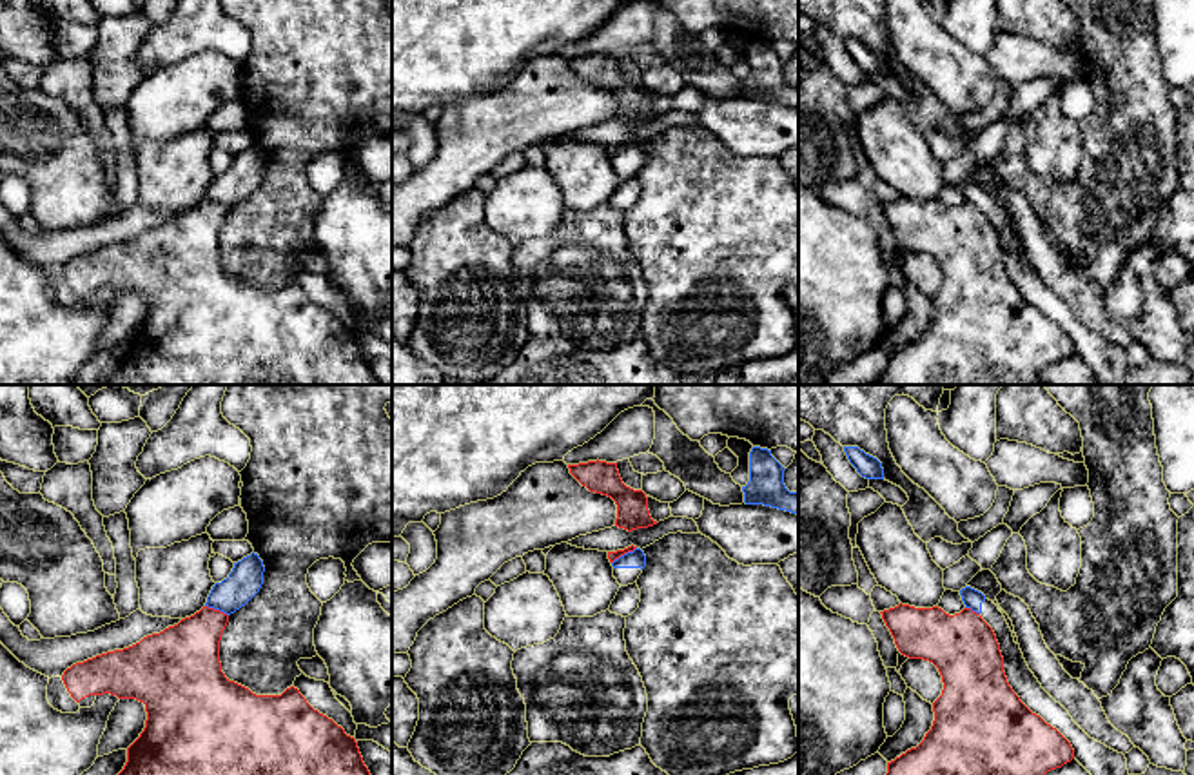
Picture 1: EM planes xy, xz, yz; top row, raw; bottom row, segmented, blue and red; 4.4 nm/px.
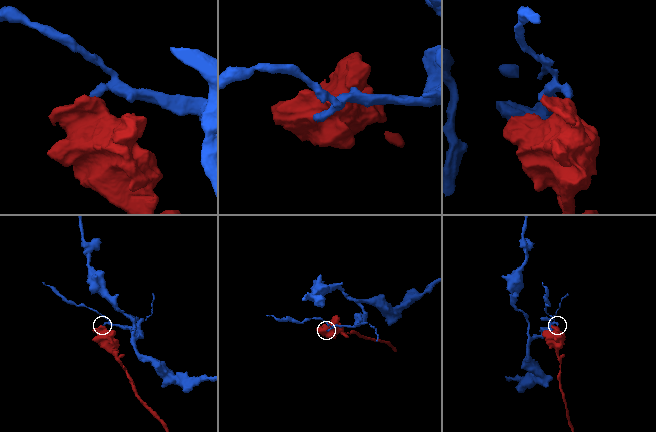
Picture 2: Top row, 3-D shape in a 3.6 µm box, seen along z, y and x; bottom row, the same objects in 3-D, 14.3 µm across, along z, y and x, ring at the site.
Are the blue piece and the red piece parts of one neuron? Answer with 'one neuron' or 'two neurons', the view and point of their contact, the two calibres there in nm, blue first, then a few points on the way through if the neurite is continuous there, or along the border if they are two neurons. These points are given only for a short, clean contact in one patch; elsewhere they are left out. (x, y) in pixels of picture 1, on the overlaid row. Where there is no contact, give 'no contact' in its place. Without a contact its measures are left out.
two neurons; meets blue in xy at (216, 608); 150 nm thick on the blue side, 300 nm on the other; border along xy (205, 605), (227, 616)

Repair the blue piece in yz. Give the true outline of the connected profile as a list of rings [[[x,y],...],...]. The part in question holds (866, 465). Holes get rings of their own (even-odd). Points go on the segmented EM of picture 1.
[[[844,446],[844,452],[849,463],[856,468],[856,472],[866,479],[884,479],[882,463],[860,450],[858,446]]]

